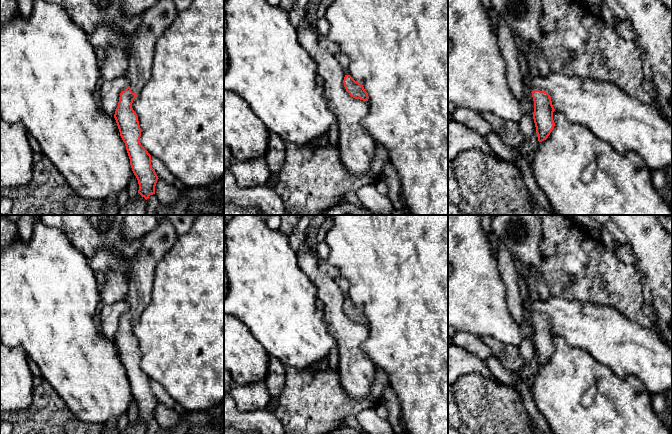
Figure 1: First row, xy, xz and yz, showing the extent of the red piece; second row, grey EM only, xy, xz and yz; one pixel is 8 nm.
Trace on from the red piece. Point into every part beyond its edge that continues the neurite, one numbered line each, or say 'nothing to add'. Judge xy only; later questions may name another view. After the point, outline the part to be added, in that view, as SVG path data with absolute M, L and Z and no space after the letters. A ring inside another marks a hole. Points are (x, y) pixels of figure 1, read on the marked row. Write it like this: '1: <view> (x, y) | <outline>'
1: xy (156, 19) | M157 0L142 13L142 22L129 46L128 68L124 74L133 93L139 94L150 80L157 39L174 21L177 14L172 0Z

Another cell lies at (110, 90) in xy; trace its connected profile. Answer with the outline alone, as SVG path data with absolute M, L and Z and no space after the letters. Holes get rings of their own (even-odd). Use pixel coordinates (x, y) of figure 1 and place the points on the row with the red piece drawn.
M125 76L103 80L100 88L101 107L108 115L114 115L118 106L120 93L129 86Z

